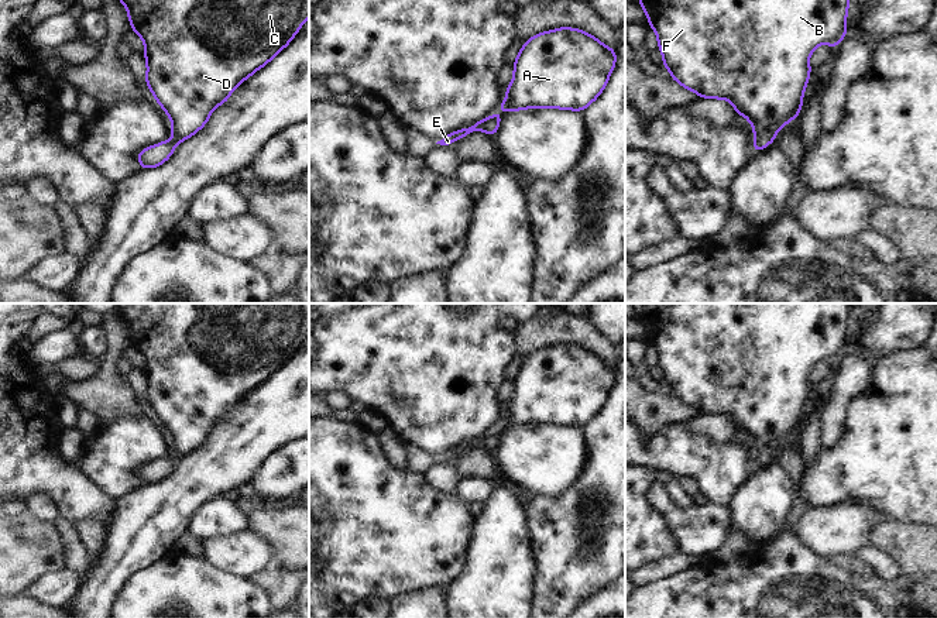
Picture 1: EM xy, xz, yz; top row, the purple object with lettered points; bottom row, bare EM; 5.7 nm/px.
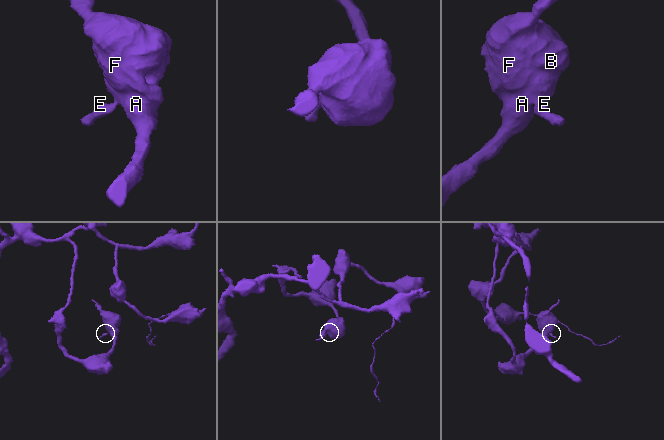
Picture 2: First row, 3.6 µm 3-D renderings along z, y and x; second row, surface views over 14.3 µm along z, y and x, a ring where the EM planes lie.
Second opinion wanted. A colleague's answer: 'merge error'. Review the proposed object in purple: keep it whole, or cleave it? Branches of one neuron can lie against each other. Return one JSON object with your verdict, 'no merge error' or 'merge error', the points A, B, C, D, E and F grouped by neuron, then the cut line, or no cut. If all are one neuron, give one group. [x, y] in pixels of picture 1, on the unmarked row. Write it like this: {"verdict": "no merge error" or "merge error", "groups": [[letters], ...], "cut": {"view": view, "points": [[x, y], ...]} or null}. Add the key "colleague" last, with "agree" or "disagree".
{"verdict": "no merge error", "groups": [["A", "B", "C", "D", "E", "F"]], "cut": null, "colleague": "disagree"}

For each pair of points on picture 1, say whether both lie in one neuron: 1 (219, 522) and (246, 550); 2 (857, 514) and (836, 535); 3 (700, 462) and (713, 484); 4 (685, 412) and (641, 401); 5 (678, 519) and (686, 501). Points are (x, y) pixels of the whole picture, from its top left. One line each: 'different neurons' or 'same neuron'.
1: different neurons
2: same neuron
3: same neuron
4: same neuron
5: different neurons

